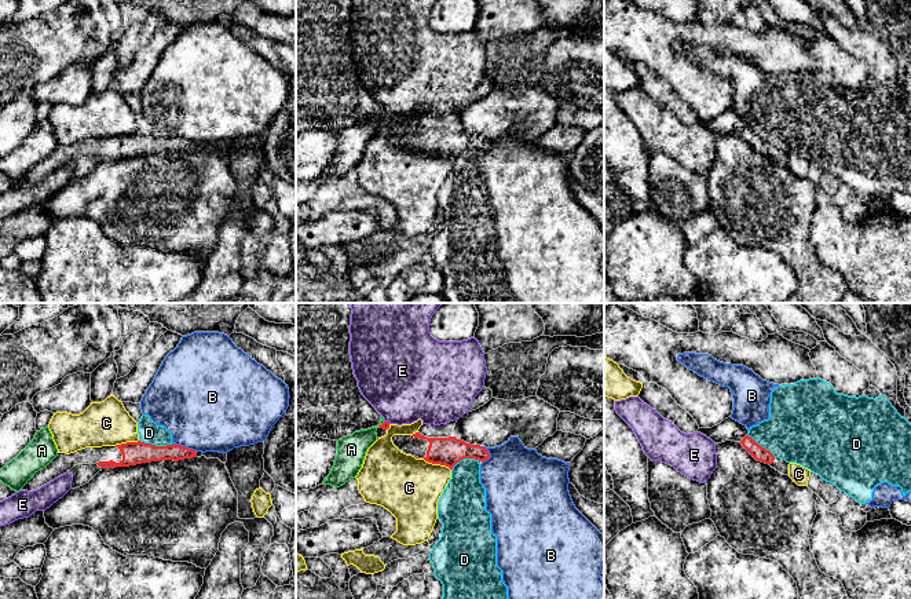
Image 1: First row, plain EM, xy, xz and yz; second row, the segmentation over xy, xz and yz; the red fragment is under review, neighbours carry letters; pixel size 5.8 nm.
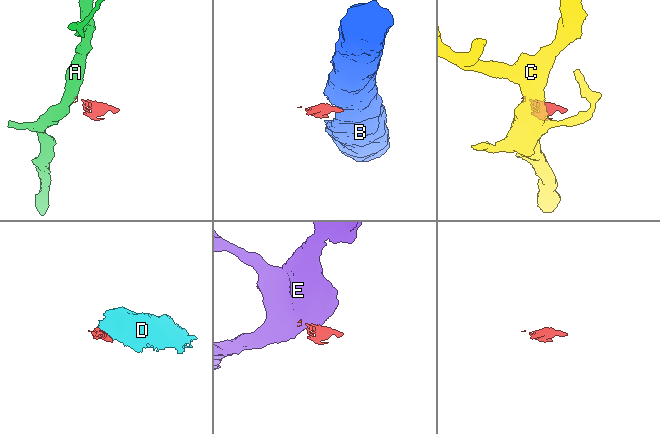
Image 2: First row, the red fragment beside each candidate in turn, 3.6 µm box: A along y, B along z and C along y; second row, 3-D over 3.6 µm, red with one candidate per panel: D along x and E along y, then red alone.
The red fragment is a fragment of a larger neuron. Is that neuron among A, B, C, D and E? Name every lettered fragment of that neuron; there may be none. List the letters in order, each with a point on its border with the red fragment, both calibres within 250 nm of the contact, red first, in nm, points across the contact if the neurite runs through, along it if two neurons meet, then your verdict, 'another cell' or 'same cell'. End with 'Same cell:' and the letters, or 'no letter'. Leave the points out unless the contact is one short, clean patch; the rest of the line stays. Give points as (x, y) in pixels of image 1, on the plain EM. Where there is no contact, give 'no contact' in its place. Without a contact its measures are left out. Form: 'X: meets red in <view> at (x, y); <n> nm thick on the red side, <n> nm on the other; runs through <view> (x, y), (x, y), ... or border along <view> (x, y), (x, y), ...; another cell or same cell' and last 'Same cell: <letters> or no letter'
A: meets red in xz at (381, 116); 50 nm thick on the red side, 170 nm on the other; border along xz (384, 112), (377, 119); another cell
B: meets red in xy at (183, 138); 120 nm thick on the red side, 480 nm on the other; border along xy (172, 135), (196, 142); another cell
C: meets red in xz at (436, 154); 160 nm thick on the red side, 360 nm on the other; another cell
D: meets red in xy at (154, 137); 130 nm thick on the red side, 130 nm on the other; border along xy (139, 131), (147, 135), (171, 137); another cell
E: meets red in xz at (387, 113); 50 nm thick on the red side, 440 nm on the other; border along xz (386, 112), (390, 114); another cell
Same cell: no letter

